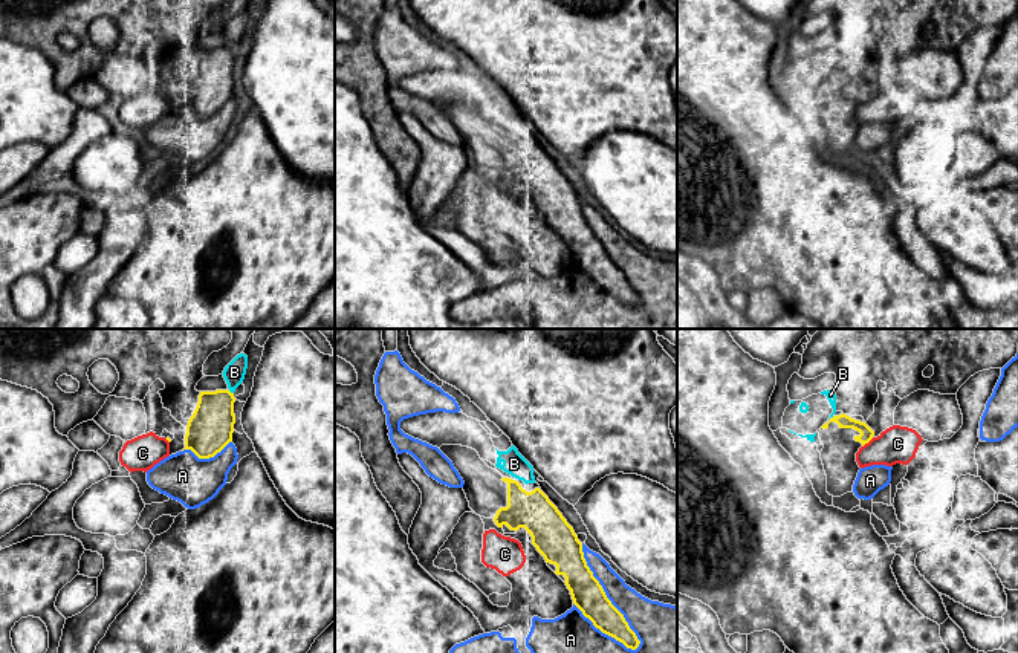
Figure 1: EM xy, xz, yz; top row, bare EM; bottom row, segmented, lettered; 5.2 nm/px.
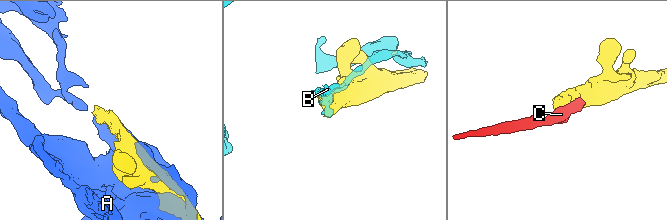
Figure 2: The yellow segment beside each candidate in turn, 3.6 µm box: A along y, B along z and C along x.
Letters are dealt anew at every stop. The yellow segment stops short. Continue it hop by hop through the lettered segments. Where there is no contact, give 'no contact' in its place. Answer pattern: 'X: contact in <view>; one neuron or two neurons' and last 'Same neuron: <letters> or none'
A: contact in xz; two neurons
B: contact in xy; two neurons
C: contact in yz; two neurons
Same neuron: none

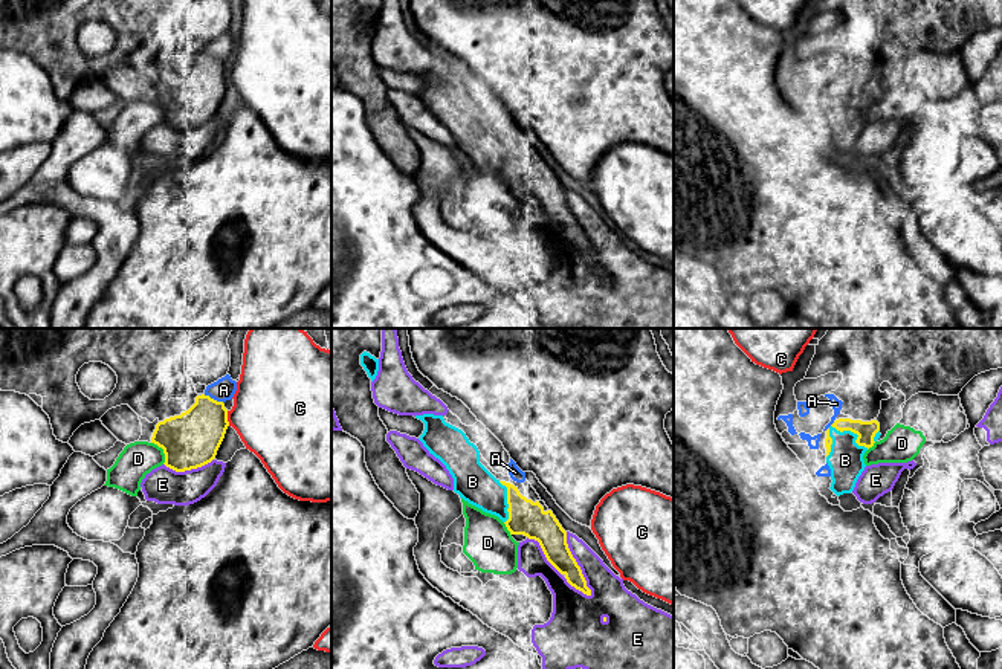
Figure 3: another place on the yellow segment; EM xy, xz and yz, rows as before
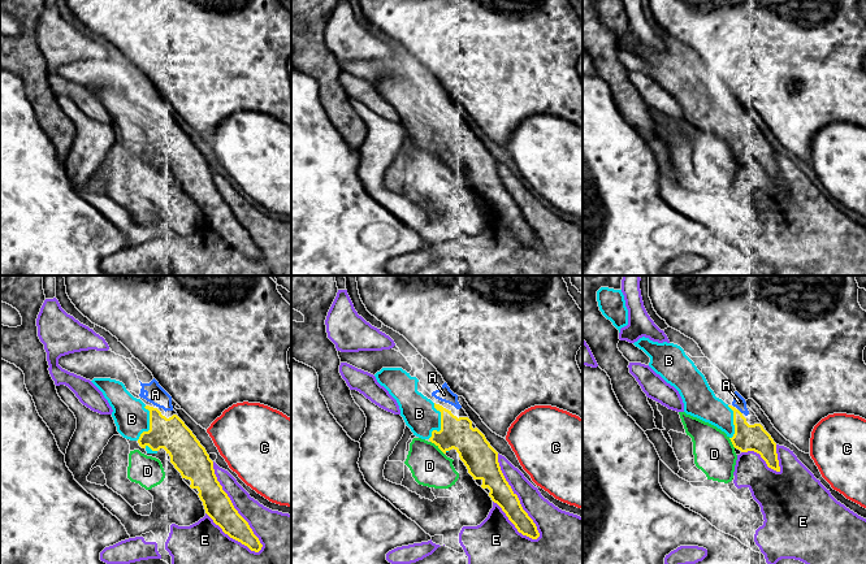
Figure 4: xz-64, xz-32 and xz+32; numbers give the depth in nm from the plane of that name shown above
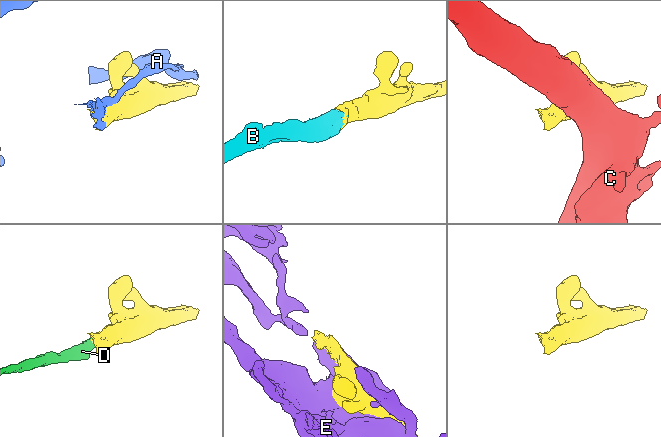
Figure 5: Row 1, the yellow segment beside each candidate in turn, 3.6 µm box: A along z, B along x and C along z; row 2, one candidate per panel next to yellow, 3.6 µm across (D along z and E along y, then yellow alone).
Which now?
A: contact in xy; two neurons
B: contact in yz; one neuron
C: contact in xy; two neurons
D: contact in xy; two neurons
E: contact in xz; two neurons
Same neuron: B

